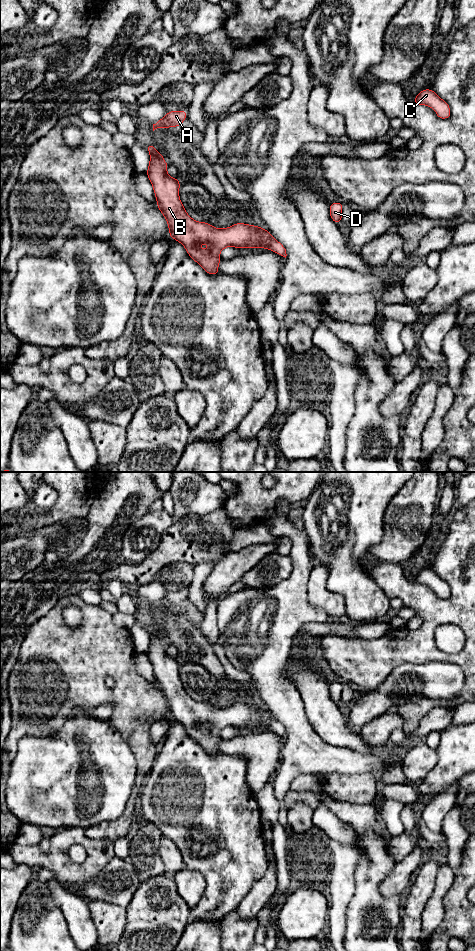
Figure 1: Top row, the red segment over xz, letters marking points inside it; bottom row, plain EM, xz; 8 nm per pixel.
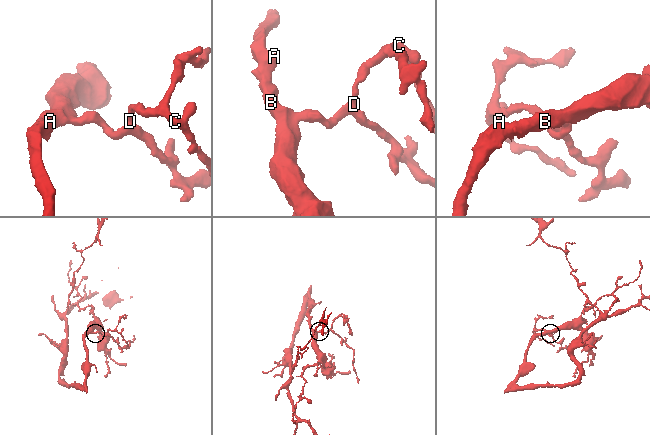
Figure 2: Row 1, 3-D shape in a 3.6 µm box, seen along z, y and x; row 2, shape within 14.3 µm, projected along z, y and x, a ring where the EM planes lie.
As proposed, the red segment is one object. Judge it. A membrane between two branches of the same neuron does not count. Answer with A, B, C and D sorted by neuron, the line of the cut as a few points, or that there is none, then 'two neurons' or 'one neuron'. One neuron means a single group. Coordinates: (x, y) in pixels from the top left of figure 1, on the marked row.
A B C D | no cut | one neuron

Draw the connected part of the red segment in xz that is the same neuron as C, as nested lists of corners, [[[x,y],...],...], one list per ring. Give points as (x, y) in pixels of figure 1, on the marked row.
[[[424,89],[419,92],[413,104],[426,105],[433,108],[440,119],[448,119],[451,116],[449,104],[442,100],[432,89]]]

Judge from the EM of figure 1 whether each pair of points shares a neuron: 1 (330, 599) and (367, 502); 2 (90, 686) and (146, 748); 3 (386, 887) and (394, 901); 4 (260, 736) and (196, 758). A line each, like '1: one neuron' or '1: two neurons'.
1: two neurons
2: one neuron
3: two neurons
4: two neurons

